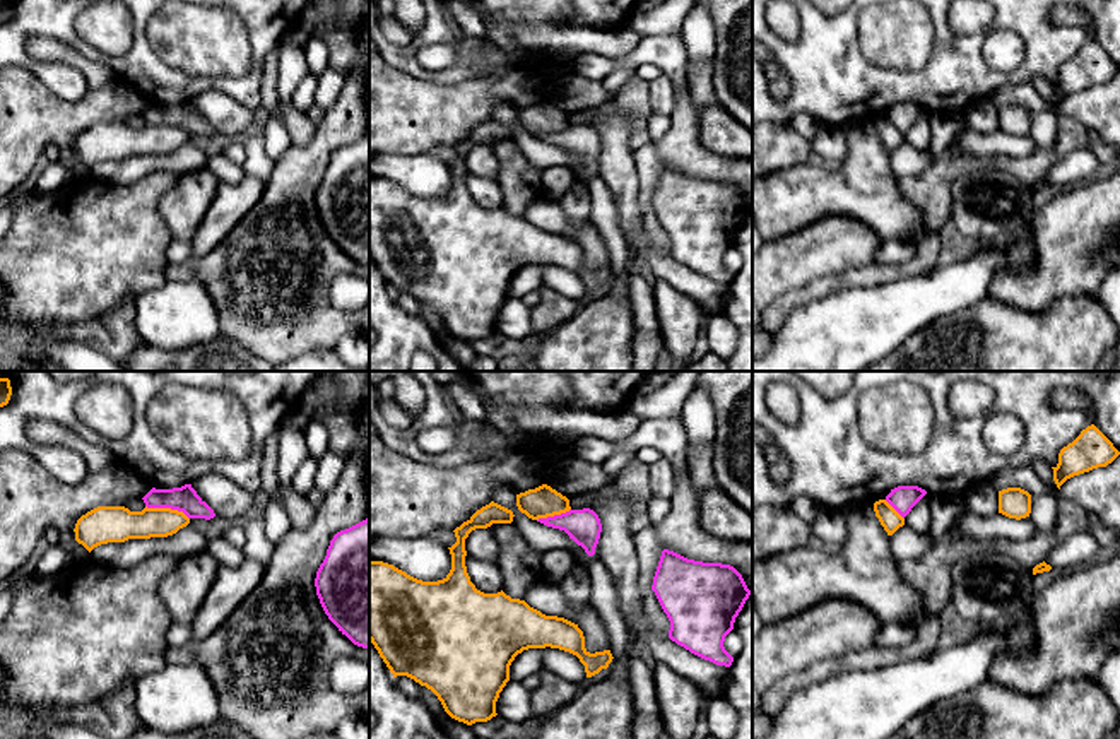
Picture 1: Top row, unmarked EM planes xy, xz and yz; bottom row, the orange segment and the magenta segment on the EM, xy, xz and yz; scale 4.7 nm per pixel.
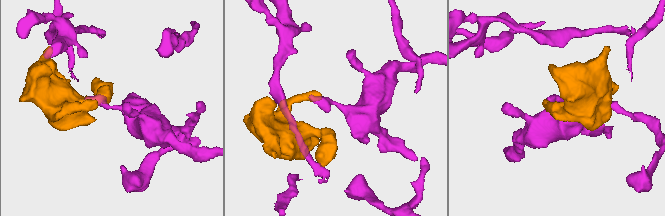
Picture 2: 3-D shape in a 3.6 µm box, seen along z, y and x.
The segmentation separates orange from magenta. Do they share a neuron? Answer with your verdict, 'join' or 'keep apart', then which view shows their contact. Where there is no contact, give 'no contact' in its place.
keep apart; meets orange in xy

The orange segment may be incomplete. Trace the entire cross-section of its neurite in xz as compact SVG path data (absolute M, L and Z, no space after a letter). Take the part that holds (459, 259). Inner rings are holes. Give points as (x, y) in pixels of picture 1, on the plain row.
M491 118L457 144L457 159L448 164L451 171L450 190L438 198L422 198L393 181L369 178L369 258L393 291L407 293L431 306L445 328L467 342L487 339L496 334L496 318L510 298L510 282L518 270L528 265L559 265L580 275L587 294L607 286L610 267L590 270L578 241L545 233L525 217L511 216L503 207L484 210L470 198L465 183L465 156L475 145L492 140L511 140L513 128Z

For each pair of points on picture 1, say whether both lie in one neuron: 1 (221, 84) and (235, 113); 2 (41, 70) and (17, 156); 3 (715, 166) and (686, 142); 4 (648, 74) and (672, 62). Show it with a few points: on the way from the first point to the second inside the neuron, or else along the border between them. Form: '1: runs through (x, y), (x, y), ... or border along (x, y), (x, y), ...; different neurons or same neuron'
1: border along (190, 100), (206, 91), (221, 91), (253, 112); different neurons
2: border along (17, 64), (29, 69), (55, 94), (74, 101); different neurons
3: runs through (708, 165), (693, 149); same neuron
4: border along (635, 70), (642, 65), (655, 65), (662, 72); different neurons

